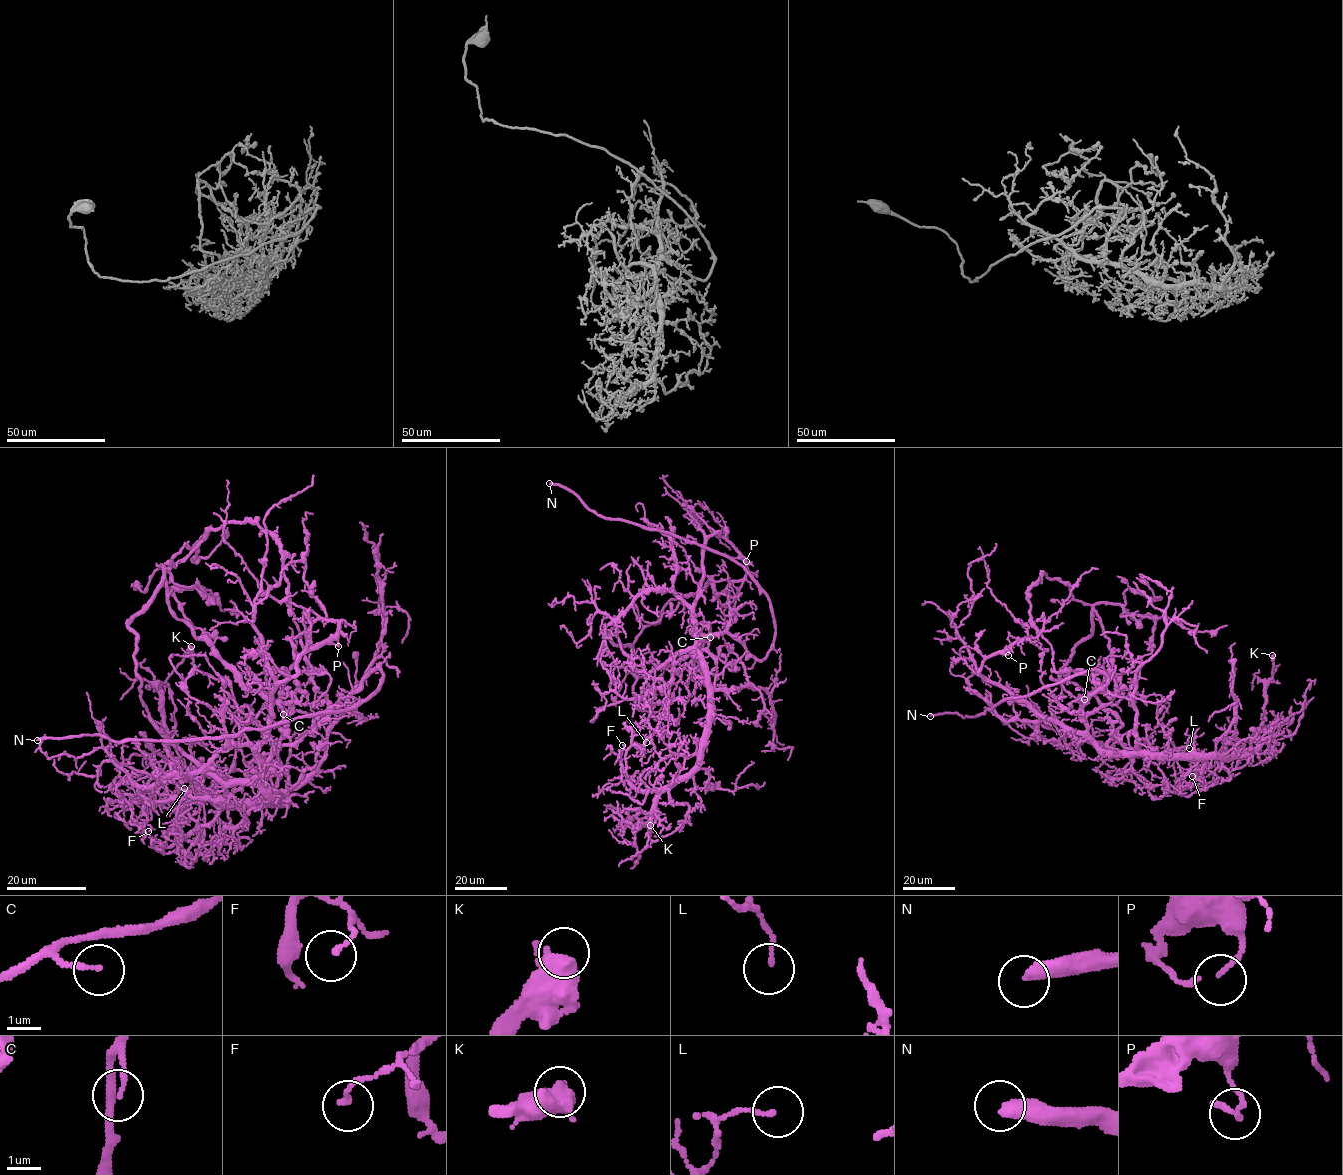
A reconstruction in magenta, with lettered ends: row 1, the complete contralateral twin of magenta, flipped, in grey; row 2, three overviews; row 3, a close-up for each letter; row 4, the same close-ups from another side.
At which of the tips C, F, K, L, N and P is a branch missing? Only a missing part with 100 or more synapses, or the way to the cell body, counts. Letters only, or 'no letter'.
N

